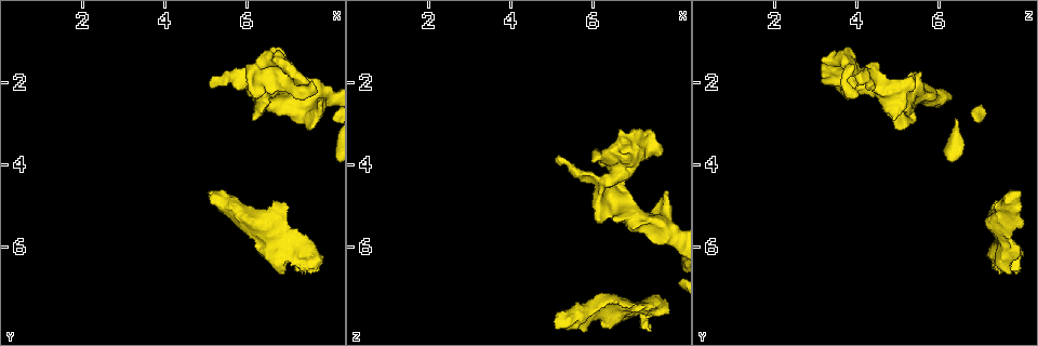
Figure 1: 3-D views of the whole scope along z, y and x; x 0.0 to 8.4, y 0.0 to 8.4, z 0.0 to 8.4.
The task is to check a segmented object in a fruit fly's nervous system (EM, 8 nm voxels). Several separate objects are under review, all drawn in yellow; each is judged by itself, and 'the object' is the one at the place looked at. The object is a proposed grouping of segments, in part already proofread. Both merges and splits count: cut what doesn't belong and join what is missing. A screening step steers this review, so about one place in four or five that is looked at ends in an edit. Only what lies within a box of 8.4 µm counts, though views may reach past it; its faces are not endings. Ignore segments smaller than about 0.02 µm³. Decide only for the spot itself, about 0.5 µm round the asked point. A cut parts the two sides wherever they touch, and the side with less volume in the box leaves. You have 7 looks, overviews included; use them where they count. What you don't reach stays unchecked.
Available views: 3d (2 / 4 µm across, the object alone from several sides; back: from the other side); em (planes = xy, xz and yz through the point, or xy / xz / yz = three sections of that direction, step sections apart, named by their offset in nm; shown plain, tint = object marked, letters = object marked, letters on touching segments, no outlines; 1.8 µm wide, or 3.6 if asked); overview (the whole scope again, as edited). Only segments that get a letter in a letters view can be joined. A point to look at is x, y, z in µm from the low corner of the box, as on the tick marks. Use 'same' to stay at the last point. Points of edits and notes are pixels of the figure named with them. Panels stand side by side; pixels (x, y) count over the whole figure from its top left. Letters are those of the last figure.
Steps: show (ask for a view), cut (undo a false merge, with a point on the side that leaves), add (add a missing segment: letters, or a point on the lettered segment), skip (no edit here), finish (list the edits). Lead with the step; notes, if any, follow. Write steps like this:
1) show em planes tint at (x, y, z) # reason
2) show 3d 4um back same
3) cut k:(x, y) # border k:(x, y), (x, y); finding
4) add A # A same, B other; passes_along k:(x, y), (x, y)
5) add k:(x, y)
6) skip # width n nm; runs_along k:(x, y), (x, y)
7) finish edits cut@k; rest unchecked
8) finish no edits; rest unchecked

show 3d 2um back at (6.70, 4.95, 7.40) # an open end

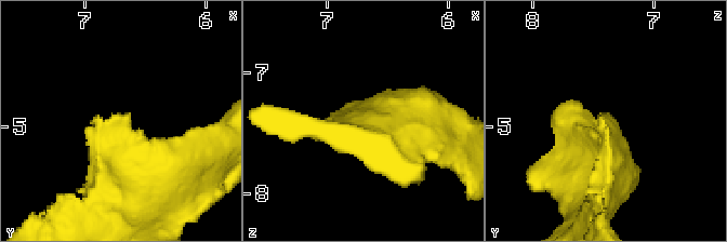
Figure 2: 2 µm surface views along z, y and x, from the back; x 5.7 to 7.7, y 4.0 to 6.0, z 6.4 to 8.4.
show em planes letters at (6.66, 4.94, 7.38) # need the tissue

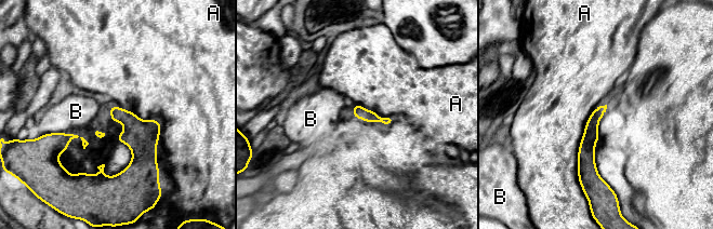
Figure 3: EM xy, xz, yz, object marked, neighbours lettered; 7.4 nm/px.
skip # A other, B other; border 3:(606, 104), (585, 123), (579, 185); none of them fits

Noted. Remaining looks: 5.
show 3d 4um at (6.15, 1.95, 5.40) # branch stops here

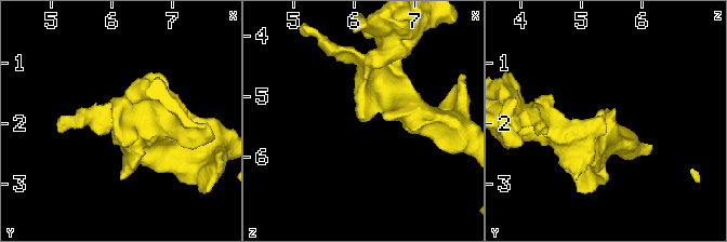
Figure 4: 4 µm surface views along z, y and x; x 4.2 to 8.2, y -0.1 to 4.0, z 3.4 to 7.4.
show em 3.6um yz step 8 letters at (6.15, 1.85, 5.30)

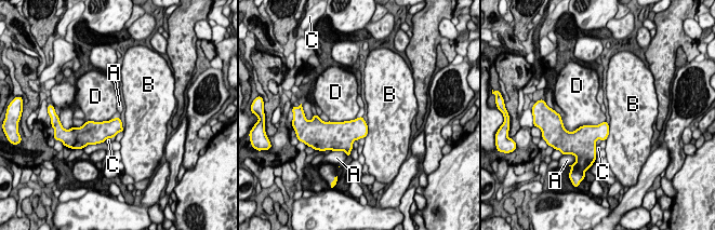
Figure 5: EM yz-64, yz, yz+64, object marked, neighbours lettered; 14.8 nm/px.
show em 3.6um planes letters same

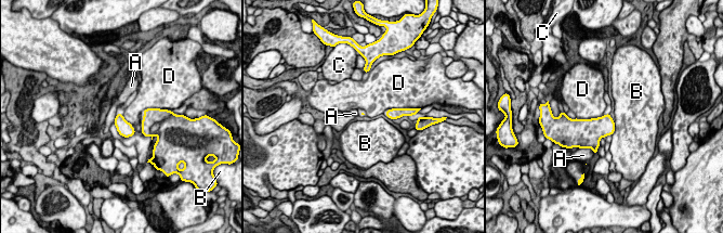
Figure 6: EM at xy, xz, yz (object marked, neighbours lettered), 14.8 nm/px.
skip # A other, B other, C other, D other; border 6:(607, 113), (596, 117), (576, 118); no lettered segment goes on from it

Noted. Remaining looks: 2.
show 3d 4um at (7.65, 2.75, 5.05)

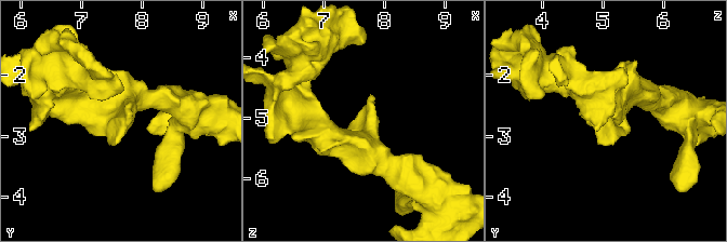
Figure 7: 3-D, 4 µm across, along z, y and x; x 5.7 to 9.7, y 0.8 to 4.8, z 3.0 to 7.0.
show em planes letters at (7.60, 2.85, 5.10) # now the EM

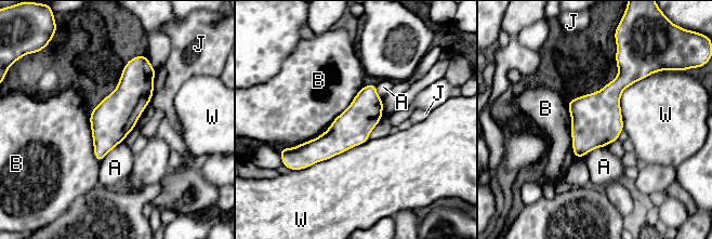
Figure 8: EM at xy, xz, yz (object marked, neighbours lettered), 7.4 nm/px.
skip # A other, B other, J other, W other; border 8:(364, 85), (325, 131), (286, 148); continuous, no second neuron

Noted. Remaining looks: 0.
finish no edits; rest unchecked

